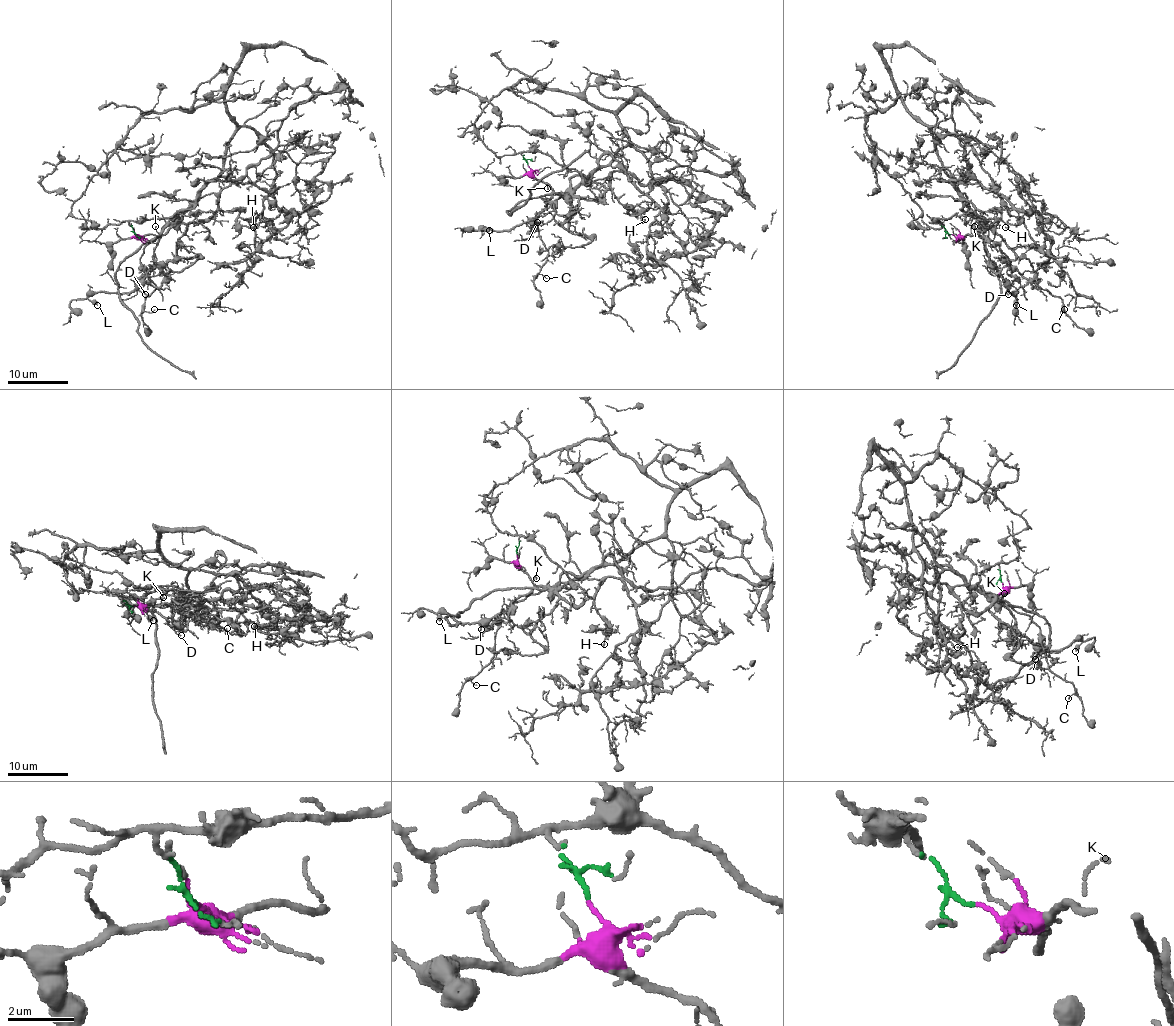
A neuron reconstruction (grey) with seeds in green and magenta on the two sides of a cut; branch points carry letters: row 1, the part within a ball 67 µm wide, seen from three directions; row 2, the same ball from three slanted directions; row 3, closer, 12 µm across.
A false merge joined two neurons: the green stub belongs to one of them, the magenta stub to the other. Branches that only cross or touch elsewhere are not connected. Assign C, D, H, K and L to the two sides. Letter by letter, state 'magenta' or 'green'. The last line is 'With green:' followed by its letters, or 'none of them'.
C: magenta
D: magenta
H: green
K: magenta
L: magenta
With green: H

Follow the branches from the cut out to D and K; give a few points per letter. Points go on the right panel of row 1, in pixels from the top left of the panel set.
D: (952, 234), (979, 234), (988, 251), (988, 260), (1000, 274), (1008, 295)
K: (952, 234), (969, 234), (975, 225)

